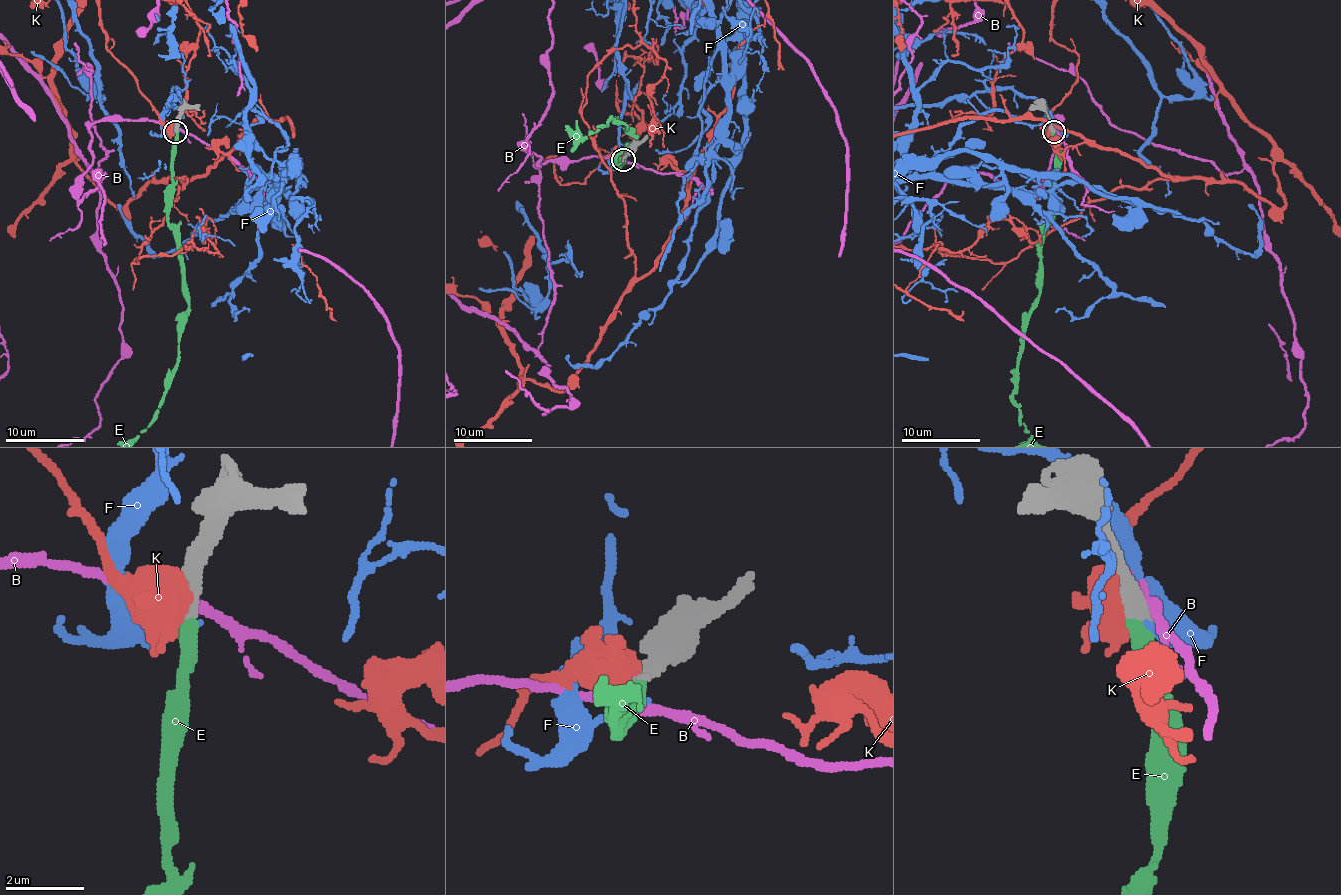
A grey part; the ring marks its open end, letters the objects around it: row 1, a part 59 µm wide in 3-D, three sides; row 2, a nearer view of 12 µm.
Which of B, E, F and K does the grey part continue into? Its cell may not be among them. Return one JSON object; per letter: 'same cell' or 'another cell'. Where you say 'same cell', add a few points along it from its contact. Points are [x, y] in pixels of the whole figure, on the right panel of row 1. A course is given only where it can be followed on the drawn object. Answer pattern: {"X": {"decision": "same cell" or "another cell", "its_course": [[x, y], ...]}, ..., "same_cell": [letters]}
{"B": {"decision": "another cell"}, "E": {"decision": "same cell"}, "F": {"decision": "another cell"}, "K": {"decision": "another cell"}, "same_cell": ["E"]}

